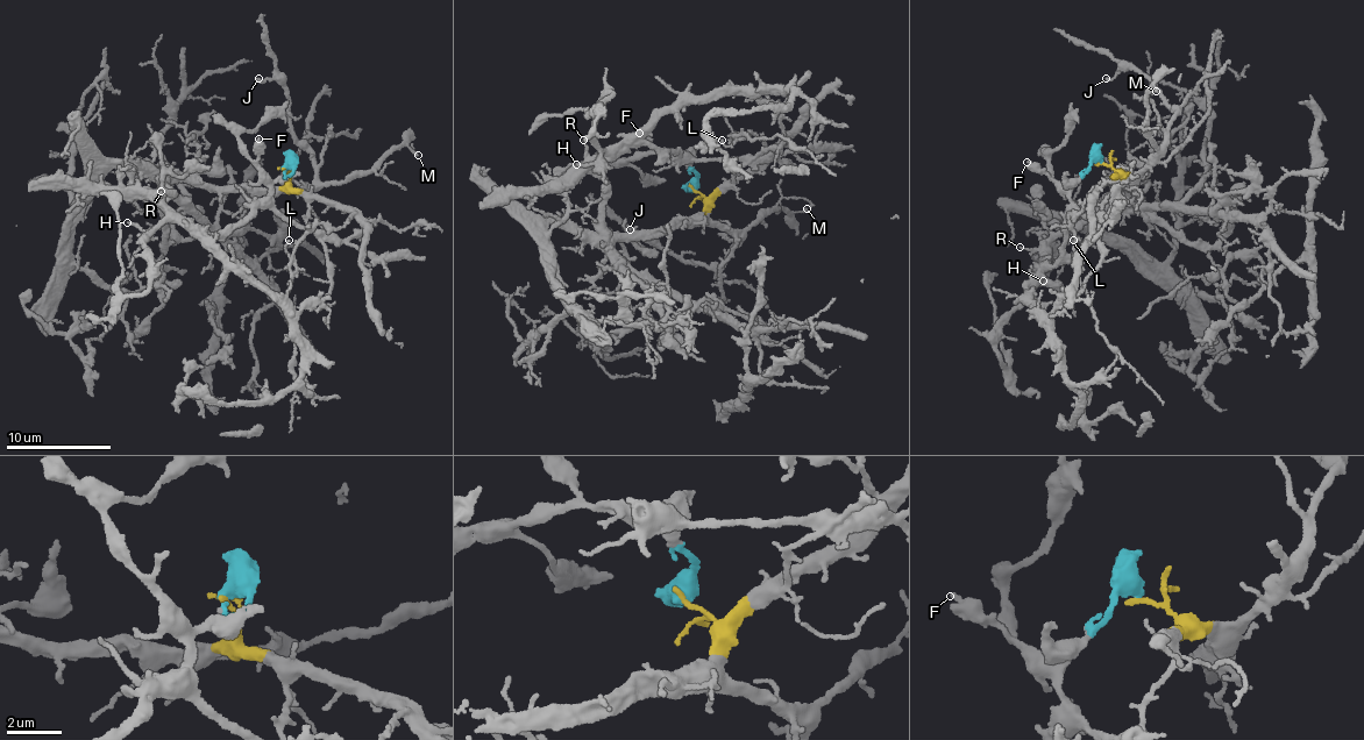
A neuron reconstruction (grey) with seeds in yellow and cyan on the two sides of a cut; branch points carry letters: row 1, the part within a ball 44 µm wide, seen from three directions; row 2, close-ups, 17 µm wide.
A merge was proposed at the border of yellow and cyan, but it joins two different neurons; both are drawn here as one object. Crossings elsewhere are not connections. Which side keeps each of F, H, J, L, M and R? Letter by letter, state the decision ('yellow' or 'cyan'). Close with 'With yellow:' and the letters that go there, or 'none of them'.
F: cyan
H: cyan
J: yellow
L: yellow
M: yellow
R: cyan
With yellow: J, L, M

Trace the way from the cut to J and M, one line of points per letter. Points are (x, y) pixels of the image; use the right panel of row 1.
J: (1100, 163), (1139, 171), (1165, 144), (1169, 121), (1176, 115), (1166, 98), (1136, 71), (1123, 69), (1105, 78)
M: (1100, 163), (1129, 172), (1139, 171), (1155, 161), (1158, 148), (1152, 142), (1149, 92), (1153, 85), (1155, 90)

